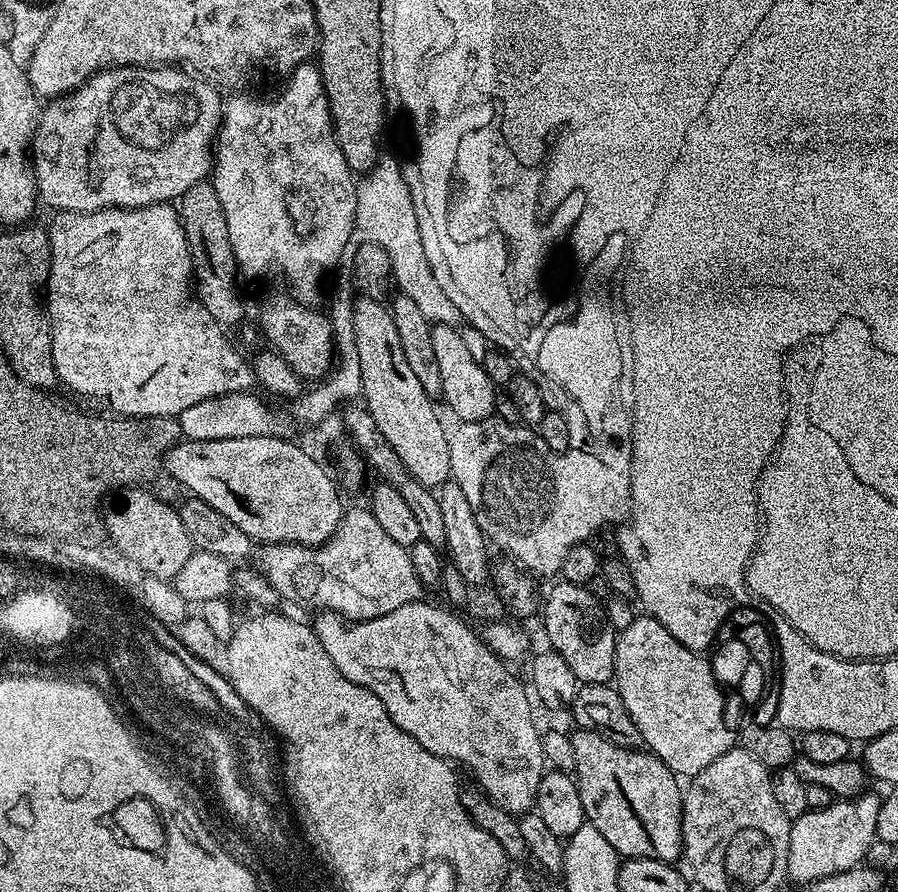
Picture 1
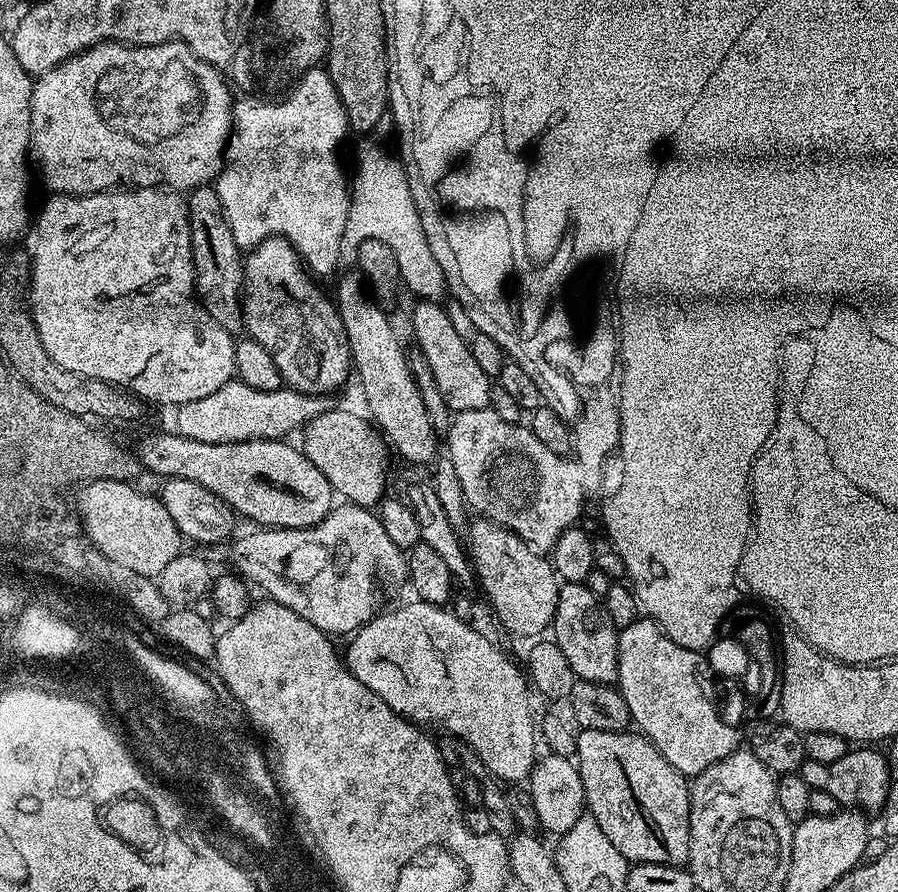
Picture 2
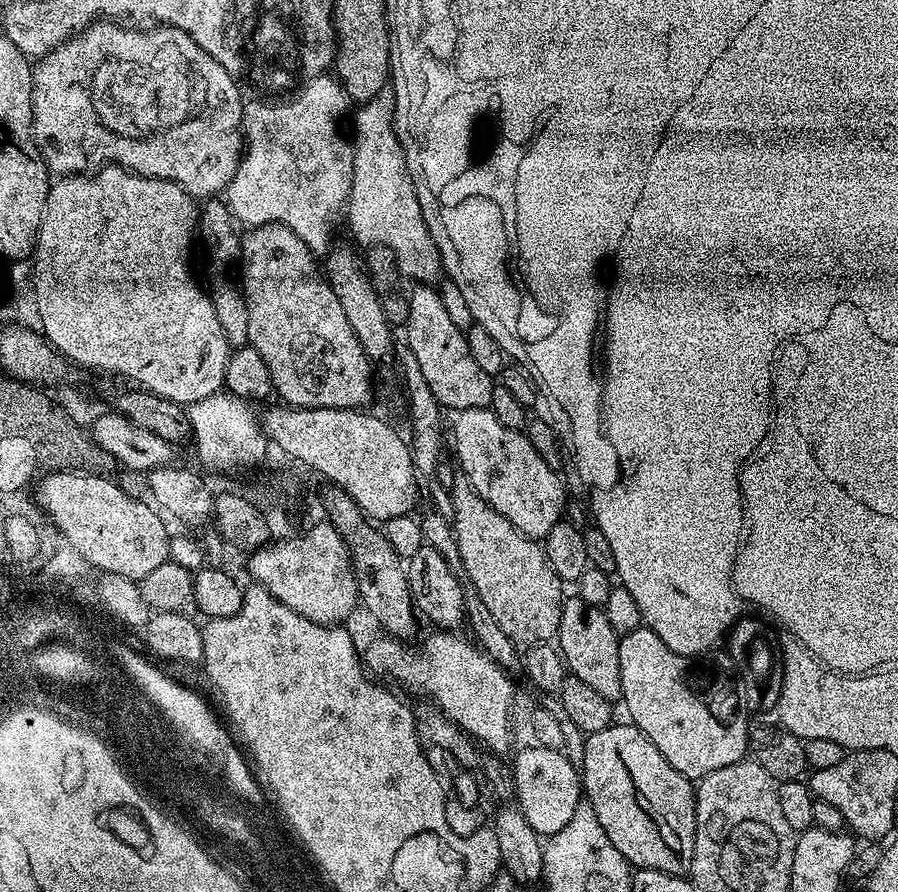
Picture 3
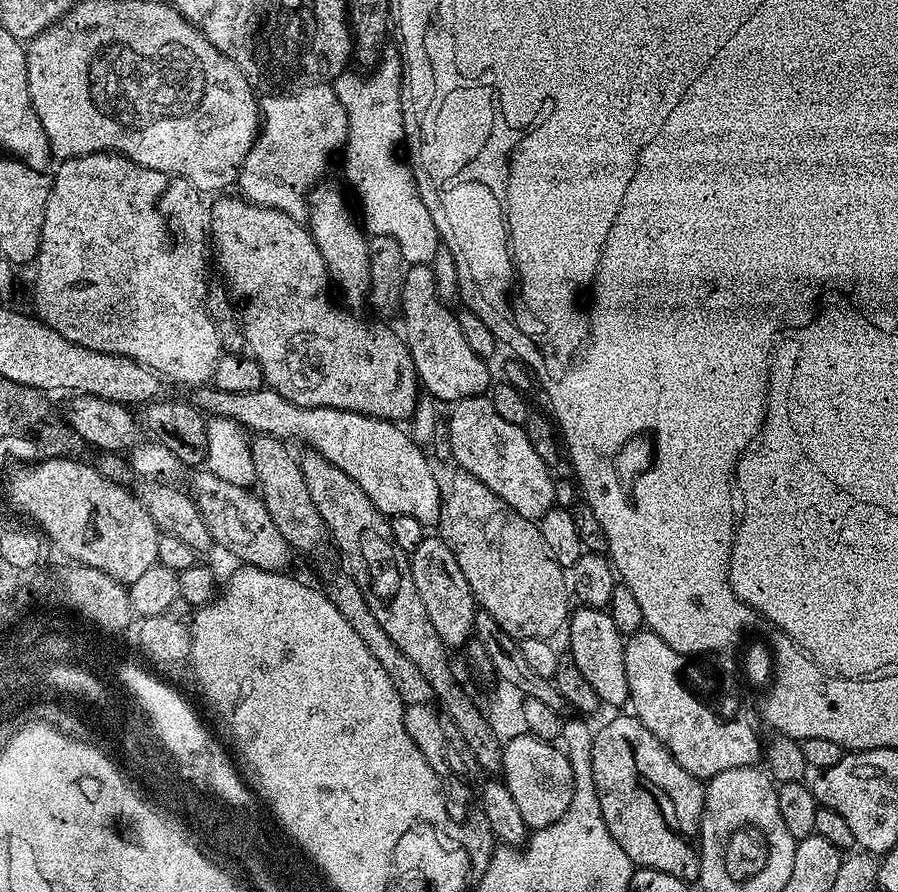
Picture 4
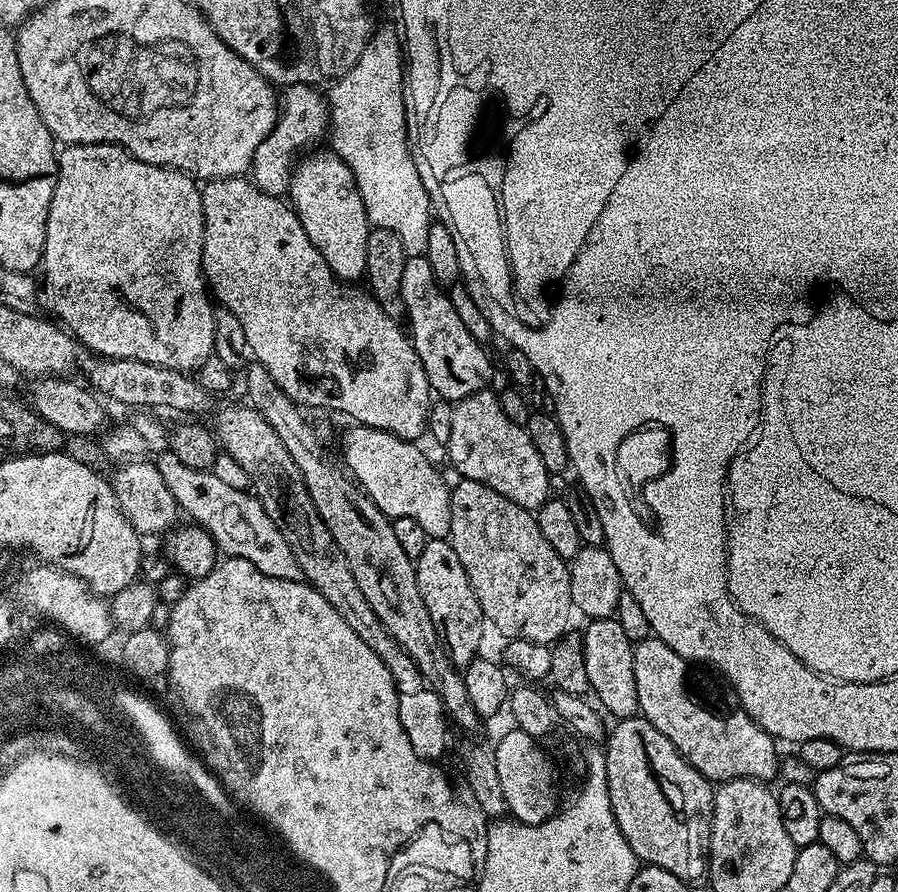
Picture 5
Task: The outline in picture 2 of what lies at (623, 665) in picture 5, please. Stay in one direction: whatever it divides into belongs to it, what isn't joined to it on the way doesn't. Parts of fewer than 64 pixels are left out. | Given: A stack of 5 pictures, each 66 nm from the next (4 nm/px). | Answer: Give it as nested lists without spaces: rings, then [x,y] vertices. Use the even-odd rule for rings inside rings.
[[[568,590],[561,595],[556,615],[554,643],[558,654],[562,654],[562,662],[566,662],[569,673],[577,681],[590,683],[594,687],[613,689],[617,687],[617,635],[607,611],[587,591]]]

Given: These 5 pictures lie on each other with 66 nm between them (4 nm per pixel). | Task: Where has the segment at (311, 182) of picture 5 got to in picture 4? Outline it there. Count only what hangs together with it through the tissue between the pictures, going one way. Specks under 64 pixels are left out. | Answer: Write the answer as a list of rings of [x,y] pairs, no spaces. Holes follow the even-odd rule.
[[[325,183],[310,200],[310,231],[312,240],[320,247],[320,253],[328,271],[328,279],[335,295],[338,297],[339,303],[349,310],[360,310],[360,307],[366,304],[366,301],[369,299],[369,237],[366,235],[365,229],[362,227],[354,208],[354,213],[352,213],[352,208],[348,205],[347,198],[334,185],[327,184]]]

